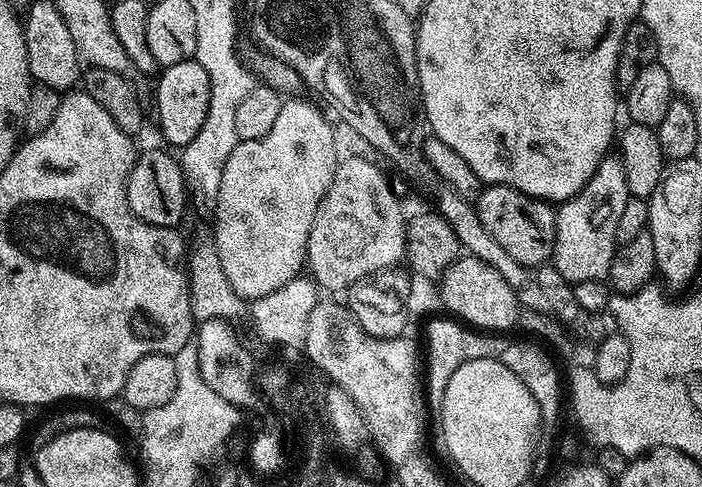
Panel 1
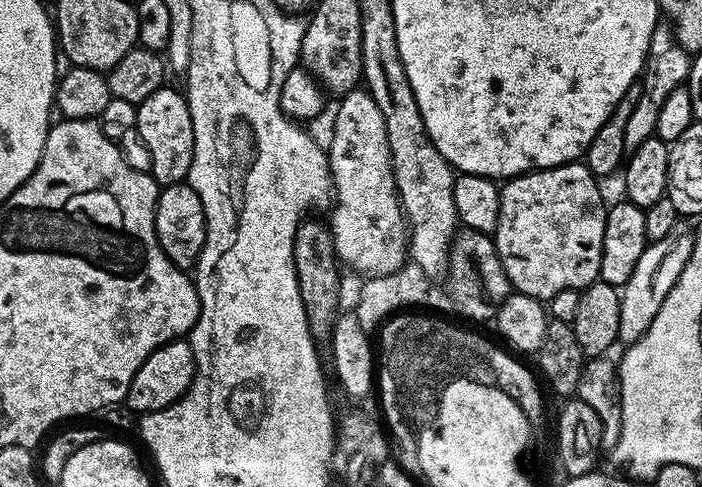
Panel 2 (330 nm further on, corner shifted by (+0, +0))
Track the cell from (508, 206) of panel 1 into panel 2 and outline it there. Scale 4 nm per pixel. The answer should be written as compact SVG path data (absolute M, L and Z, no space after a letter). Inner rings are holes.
M573 162L557 168L525 172L522 176L511 177L500 188L500 209L494 239L509 285L515 291L547 302L561 290L583 290L596 283L602 262L602 234L606 234L608 217L604 196L596 184L599 184L597 177L593 176L587 163Z

